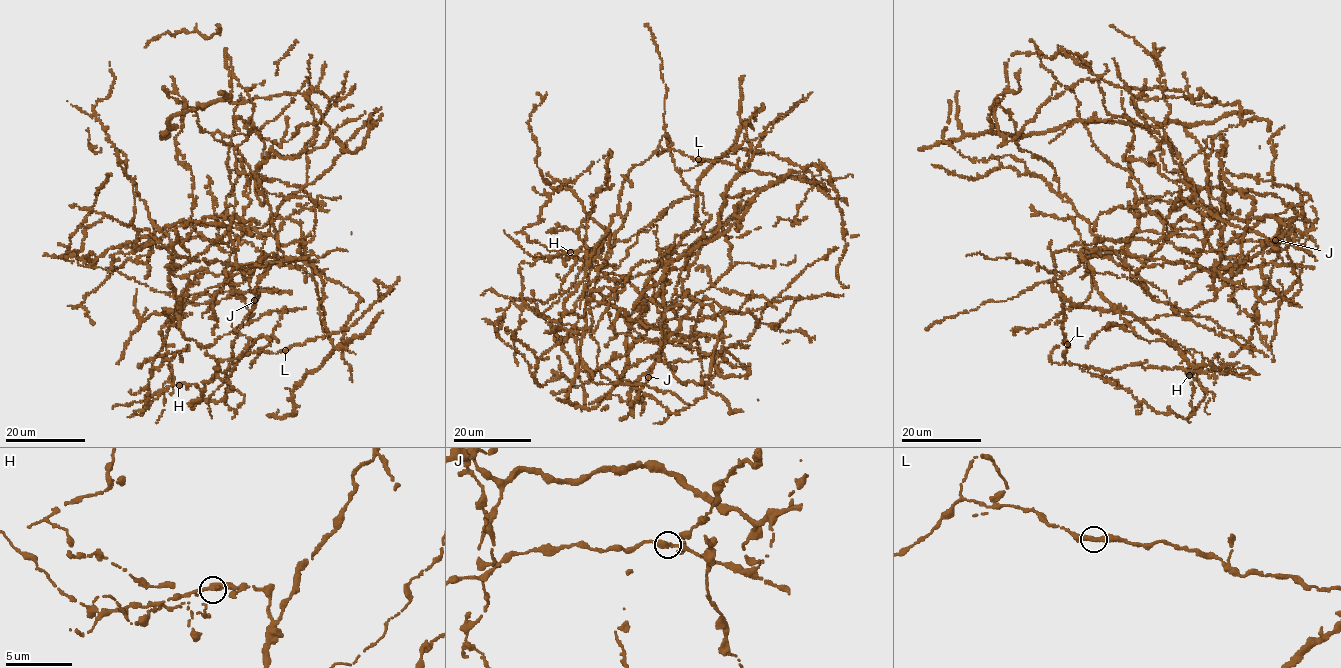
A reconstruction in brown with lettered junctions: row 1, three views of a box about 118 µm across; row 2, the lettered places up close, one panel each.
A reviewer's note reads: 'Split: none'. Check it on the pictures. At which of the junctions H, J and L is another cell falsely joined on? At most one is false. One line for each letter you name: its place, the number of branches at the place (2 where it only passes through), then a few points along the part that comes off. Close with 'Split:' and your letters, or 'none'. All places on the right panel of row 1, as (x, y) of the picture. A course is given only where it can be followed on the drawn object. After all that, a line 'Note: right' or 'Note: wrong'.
H: Place: (1189, 375). Branches: 2. Course of the part to remove: (1190, 375), (1195, 373), (1199, 384), (1208, 393), (1205, 409), (1209, 414)
Split: H
Note: wrong

